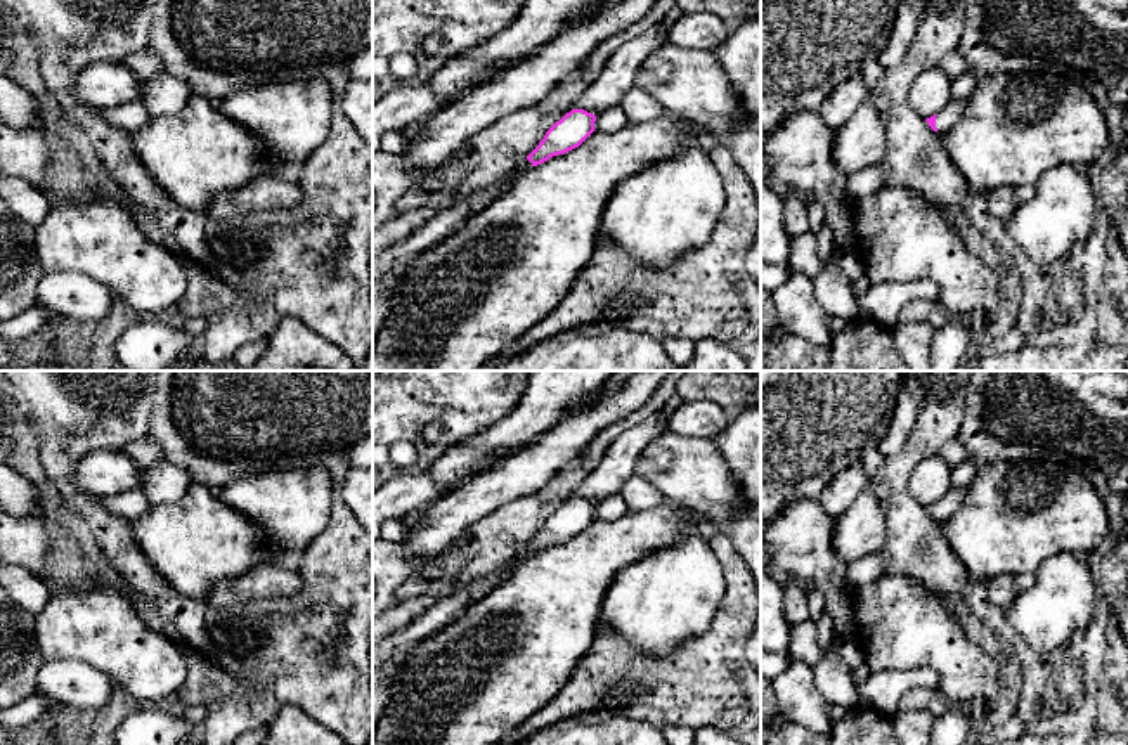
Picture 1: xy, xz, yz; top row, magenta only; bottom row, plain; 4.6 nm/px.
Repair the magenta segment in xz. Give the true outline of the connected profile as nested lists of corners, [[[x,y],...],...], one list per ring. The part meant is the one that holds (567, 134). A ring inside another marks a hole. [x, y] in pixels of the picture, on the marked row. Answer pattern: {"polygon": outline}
{"polygon": [[[572,109],[556,121],[539,142],[539,146],[520,163],[513,175],[502,178],[492,191],[459,194],[447,208],[435,210],[409,237],[386,248],[373,258],[373,282],[383,279],[397,265],[418,258],[447,236],[451,236],[466,218],[485,208],[494,196],[506,191],[518,177],[532,166],[553,156],[565,154],[579,147],[594,132],[596,116],[584,109]]]}

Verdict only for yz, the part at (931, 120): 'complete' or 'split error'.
split error

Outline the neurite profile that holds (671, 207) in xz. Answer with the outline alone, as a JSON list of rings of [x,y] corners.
[[[686,133],[667,159],[615,185],[598,243],[610,241],[624,255],[662,272],[709,241],[723,206],[724,184],[709,147]]]

